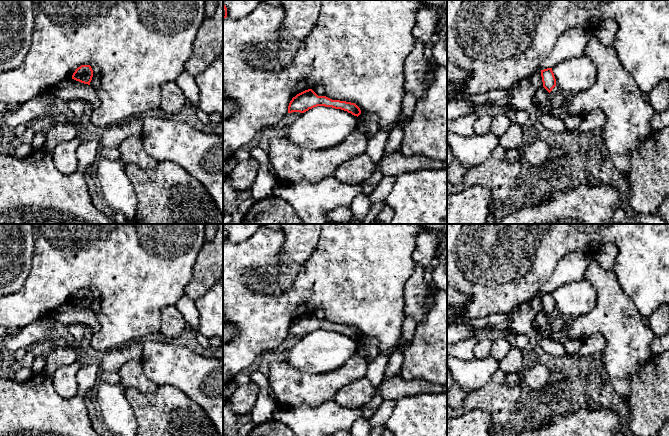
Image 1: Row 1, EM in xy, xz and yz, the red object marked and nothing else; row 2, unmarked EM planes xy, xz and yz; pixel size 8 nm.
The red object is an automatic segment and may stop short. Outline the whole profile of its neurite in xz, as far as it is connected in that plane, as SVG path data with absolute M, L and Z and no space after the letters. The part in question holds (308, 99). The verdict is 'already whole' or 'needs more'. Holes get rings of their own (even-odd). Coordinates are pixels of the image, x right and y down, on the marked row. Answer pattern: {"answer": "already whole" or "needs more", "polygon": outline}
{"answer": "already whole", "polygon": "M312 89L305 90L293 97L288 106L288 113L304 113L317 106L341 109L357 117L361 114L360 108L355 103L318 96Z"}

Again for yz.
{"answer": "already whole", "polygon": "M552 68L541 70L541 77L543 87L550 93L552 89L556 86L556 79L552 71Z"}

